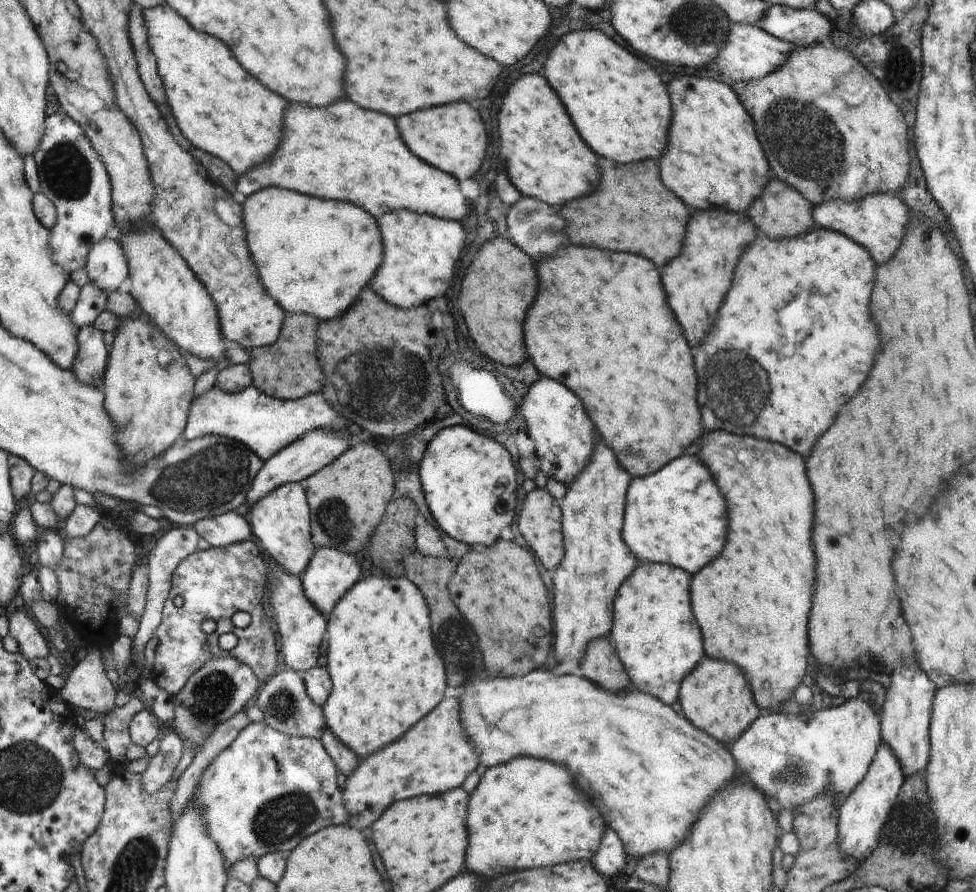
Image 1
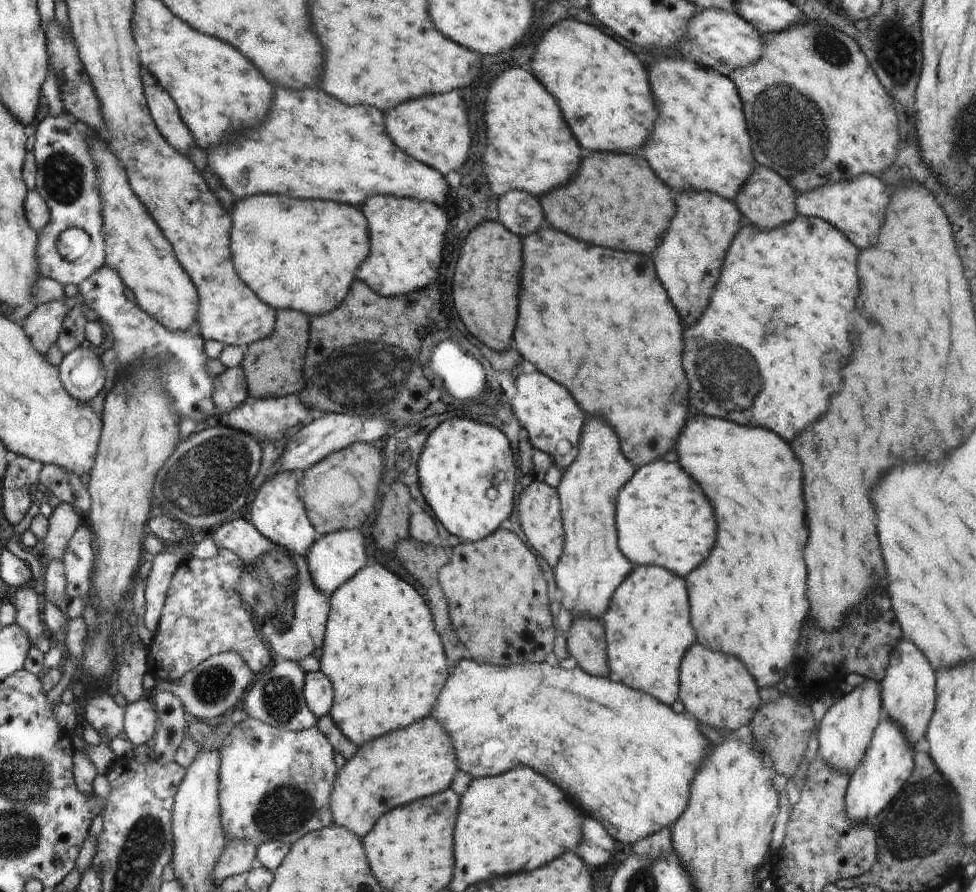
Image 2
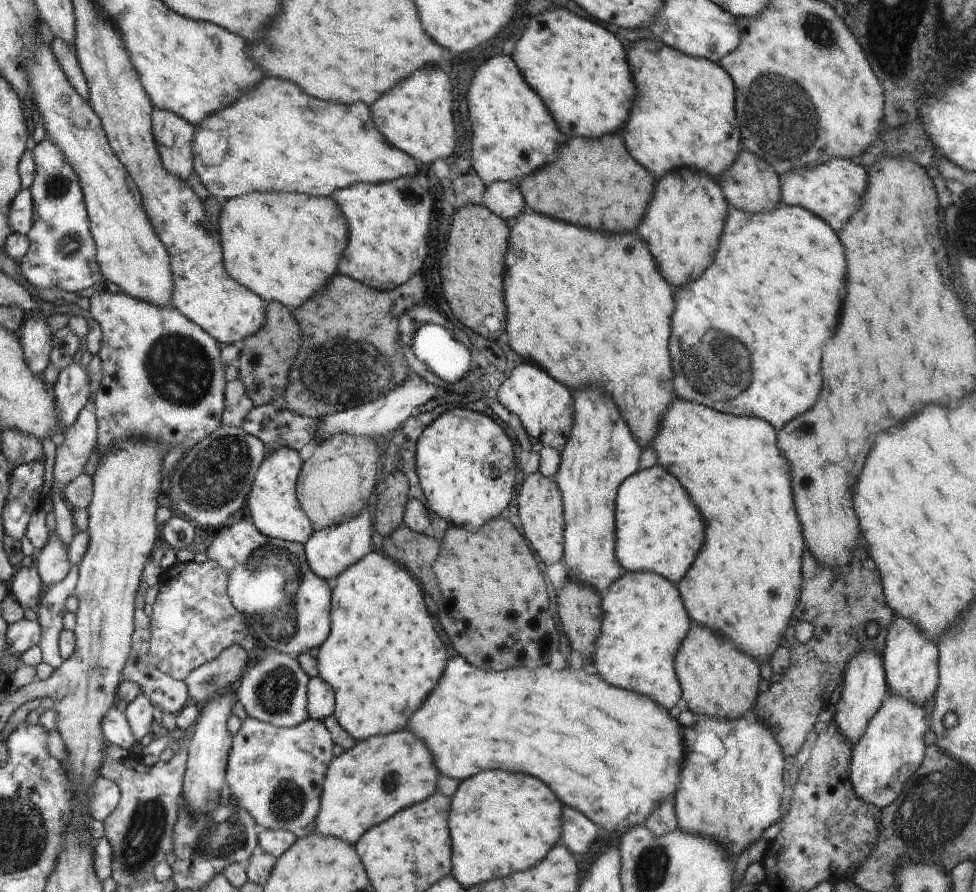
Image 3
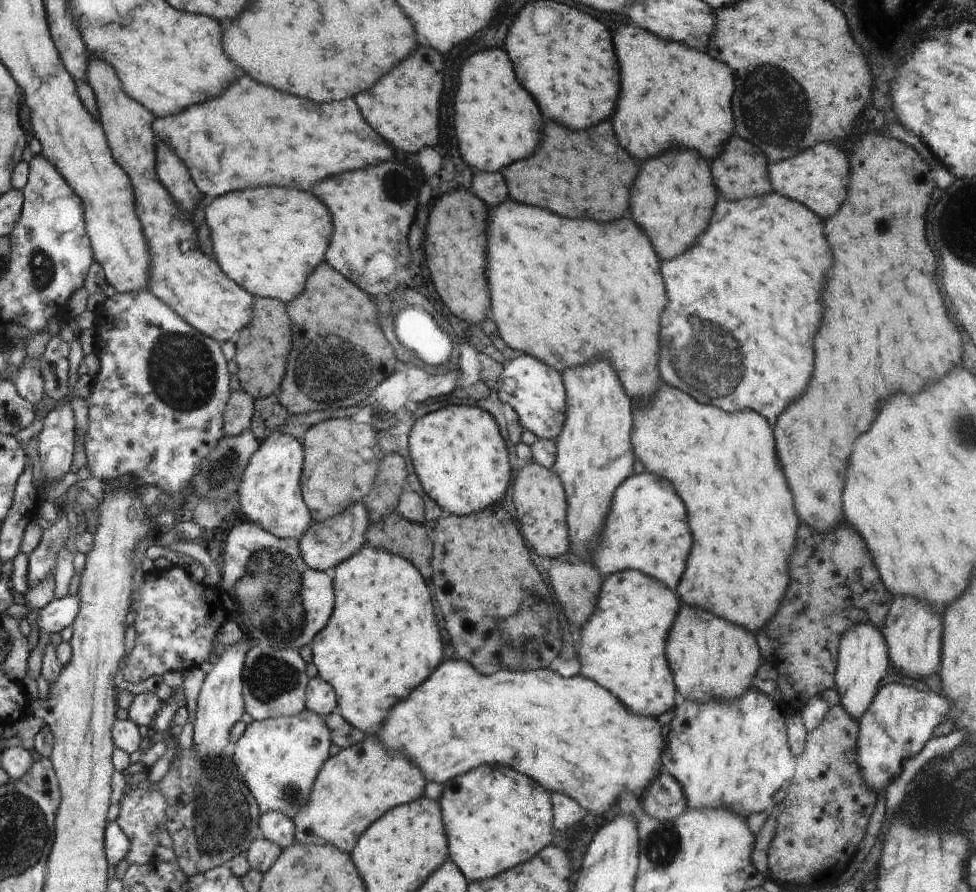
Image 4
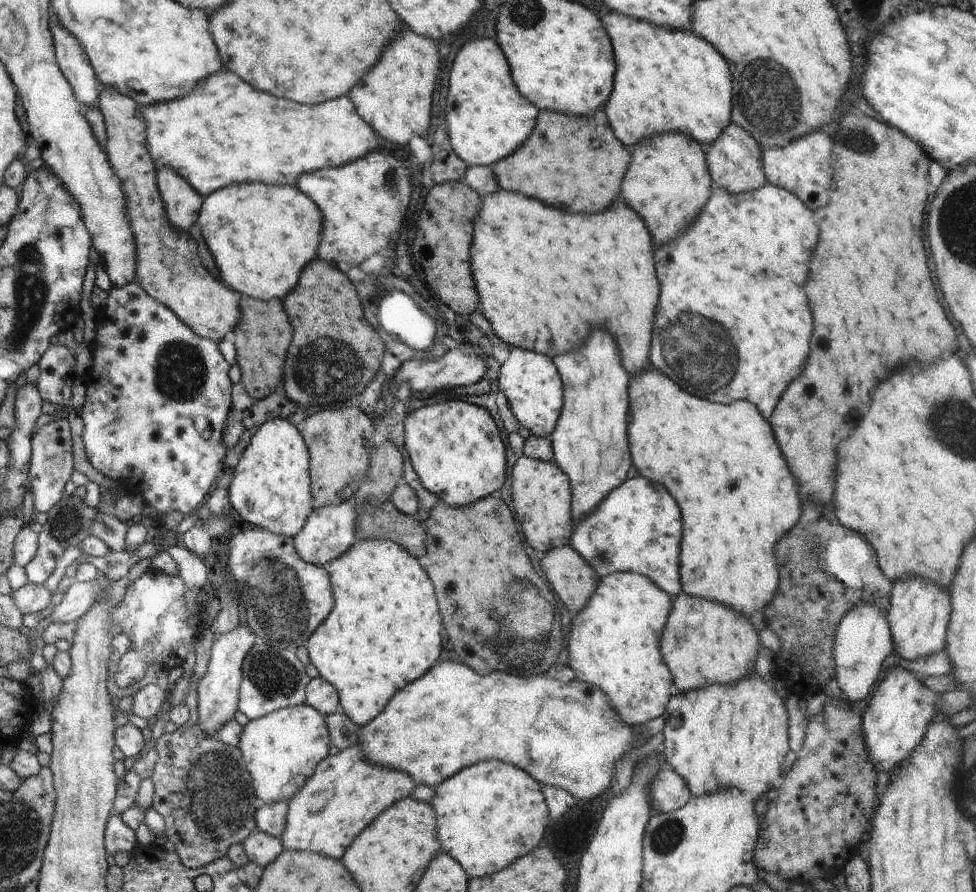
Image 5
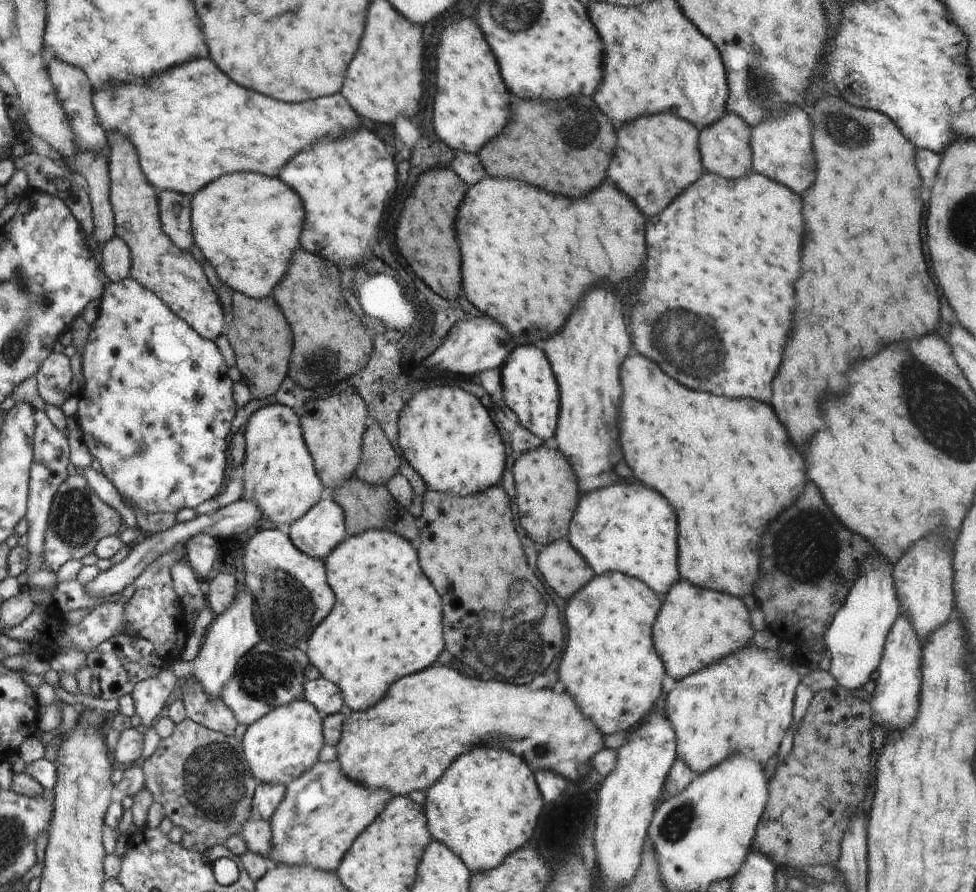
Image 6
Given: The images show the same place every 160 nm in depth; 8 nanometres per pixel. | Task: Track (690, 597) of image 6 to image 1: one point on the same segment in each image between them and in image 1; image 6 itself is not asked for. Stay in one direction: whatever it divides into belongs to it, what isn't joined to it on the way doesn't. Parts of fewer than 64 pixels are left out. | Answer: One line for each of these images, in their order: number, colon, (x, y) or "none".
1: (716, 697)
2: (716, 688)
3: (704, 658)
4: (710, 655)
5: (705, 638)

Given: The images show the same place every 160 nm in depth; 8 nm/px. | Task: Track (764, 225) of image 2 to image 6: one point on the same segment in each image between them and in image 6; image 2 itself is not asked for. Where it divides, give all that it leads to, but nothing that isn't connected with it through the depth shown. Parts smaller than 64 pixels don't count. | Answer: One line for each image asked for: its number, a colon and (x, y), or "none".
3: (750, 184)
4: (741, 171)
5: (735, 158)
6: (725, 145)

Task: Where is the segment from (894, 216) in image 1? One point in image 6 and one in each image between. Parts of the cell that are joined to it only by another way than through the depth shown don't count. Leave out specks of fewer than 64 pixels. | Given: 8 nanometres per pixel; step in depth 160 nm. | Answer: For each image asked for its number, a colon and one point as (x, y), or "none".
2: (856, 208)
3: (832, 191)
4: (818, 178)
5: (803, 167)
6: (781, 147)

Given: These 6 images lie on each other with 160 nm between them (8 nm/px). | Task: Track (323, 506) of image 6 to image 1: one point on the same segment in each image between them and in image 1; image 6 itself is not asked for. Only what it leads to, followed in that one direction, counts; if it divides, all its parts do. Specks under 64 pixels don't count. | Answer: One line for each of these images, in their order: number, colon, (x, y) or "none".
1: (328, 578)
2: (337, 557)
3: (330, 551)
4: (328, 543)
5: (329, 533)

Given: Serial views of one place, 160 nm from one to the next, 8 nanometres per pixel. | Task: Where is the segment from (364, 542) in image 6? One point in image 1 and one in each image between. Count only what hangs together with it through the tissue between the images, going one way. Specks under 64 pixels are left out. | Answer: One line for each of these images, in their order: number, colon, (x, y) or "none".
1: (386, 674)
2: (385, 660)
3: (384, 657)
4: (382, 638)
5: (385, 630)

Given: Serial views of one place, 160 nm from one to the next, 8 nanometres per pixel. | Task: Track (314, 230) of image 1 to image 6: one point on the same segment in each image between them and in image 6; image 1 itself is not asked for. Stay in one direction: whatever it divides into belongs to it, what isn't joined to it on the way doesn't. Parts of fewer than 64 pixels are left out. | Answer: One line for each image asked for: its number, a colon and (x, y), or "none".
2: (304, 255)
3: (284, 247)
4: (271, 252)
5: (262, 237)
6: (247, 226)

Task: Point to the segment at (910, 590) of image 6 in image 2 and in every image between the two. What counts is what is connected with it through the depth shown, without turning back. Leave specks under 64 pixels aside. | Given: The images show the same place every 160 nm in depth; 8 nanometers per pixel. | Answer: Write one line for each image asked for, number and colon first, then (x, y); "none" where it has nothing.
2: (908, 693)
3: (910, 660)
4: (913, 632)
5: (919, 613)

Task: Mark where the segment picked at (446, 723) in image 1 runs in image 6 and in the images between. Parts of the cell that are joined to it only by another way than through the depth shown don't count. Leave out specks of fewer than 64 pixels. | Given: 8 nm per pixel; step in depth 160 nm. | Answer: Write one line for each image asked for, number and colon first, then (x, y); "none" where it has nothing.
2: (397, 768)
3: (367, 784)
4: (360, 783)
5: (348, 794)
6: (322, 812)

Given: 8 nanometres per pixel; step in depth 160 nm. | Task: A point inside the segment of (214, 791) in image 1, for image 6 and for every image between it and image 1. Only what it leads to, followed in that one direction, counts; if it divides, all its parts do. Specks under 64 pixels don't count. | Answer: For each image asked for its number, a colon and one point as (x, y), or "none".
2: (274, 784)
3: (275, 773)
4: (279, 759)
5: (281, 750)
6: (282, 745)

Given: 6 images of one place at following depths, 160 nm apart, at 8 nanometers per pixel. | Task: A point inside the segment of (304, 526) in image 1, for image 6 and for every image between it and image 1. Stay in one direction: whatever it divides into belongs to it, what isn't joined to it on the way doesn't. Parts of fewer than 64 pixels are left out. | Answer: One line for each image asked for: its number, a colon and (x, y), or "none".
2: (279, 514)
3: (275, 511)
4: (270, 495)
5: (270, 488)
6: (278, 476)

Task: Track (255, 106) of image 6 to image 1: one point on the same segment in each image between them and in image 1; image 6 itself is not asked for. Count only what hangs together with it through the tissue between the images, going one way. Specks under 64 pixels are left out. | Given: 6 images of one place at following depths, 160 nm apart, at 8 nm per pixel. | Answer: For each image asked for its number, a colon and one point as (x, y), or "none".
1: (344, 152)
2: (312, 146)
3: (277, 138)
4: (248, 136)
5: (225, 131)

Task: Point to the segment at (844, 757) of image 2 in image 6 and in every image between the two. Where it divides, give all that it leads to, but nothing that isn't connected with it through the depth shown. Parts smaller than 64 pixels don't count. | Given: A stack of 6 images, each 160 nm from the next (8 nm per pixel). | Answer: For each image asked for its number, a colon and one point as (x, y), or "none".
3: (865, 686)
4: (862, 662)
5: (863, 640)
6: (855, 639)

